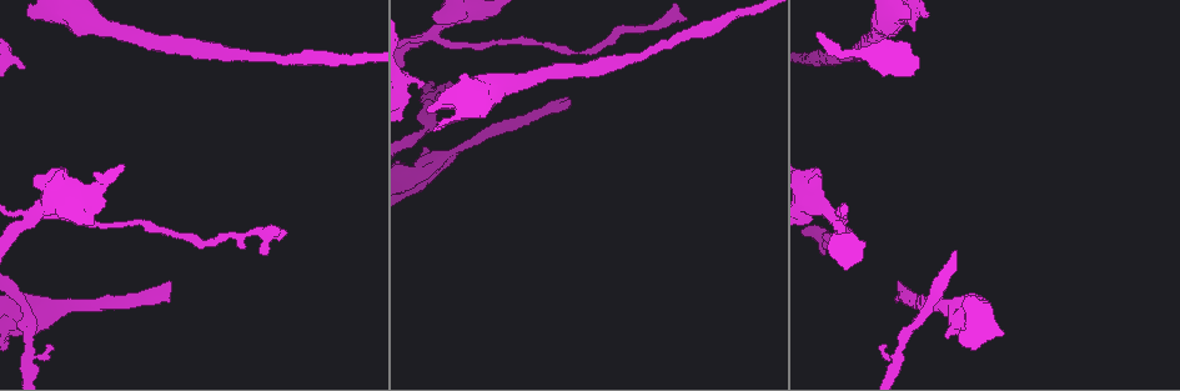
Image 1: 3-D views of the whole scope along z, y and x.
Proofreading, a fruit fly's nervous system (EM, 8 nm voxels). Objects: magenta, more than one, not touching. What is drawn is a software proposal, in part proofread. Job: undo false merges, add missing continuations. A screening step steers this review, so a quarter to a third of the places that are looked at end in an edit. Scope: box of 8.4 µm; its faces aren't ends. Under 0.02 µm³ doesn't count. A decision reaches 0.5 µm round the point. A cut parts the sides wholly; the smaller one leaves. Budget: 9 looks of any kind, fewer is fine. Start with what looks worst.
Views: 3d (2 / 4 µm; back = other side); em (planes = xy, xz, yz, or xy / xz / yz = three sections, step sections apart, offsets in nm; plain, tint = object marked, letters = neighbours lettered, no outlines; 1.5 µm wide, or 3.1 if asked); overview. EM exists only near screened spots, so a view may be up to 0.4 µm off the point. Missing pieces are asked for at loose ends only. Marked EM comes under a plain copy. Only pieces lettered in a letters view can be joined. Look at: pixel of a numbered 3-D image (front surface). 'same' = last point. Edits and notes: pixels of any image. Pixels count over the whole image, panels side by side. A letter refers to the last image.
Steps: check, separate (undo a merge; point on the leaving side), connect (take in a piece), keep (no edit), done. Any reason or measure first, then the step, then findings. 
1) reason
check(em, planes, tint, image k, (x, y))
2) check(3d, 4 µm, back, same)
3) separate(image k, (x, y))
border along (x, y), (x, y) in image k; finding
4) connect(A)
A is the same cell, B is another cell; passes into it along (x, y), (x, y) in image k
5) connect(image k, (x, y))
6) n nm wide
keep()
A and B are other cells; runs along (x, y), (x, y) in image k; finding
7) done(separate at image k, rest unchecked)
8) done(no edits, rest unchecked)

check(em, planes, tint, image 1, (18, 68))

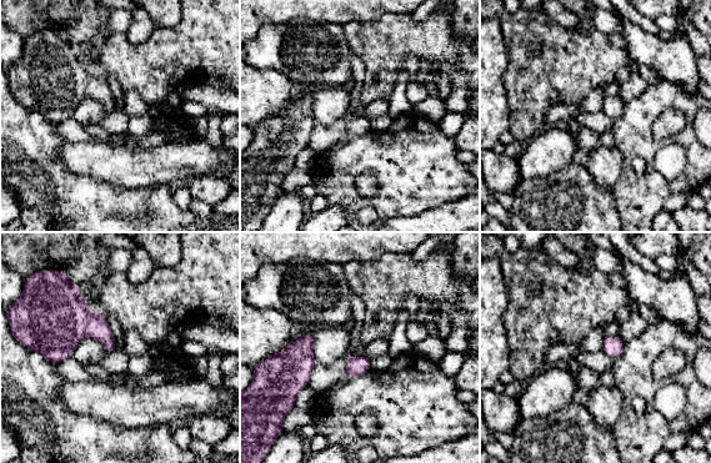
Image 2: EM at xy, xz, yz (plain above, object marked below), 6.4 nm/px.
what lies round it
check(em, planes, letters, same)

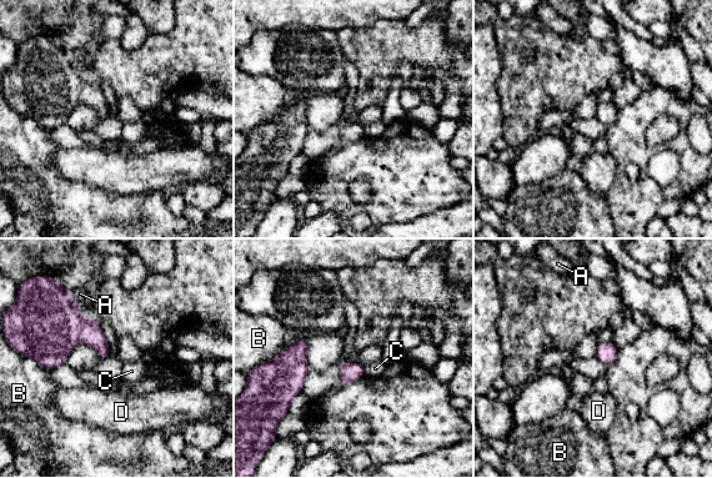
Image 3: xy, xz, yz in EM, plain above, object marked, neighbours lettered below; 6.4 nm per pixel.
keep()
A, B, C and D are other cells; border along (362, 366), (365, 375) in image 3; no lettered piece goes on from it

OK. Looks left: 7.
abrupt turn
check(3d, 2 µm, image 1, (438, 32))

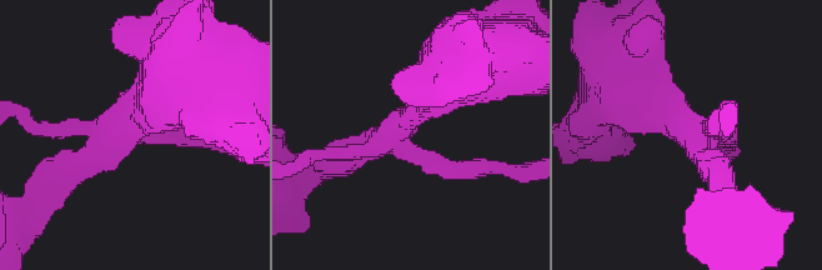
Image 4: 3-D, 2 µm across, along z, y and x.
4 arms
check(em, planes, tint, image 4, (404, 127))

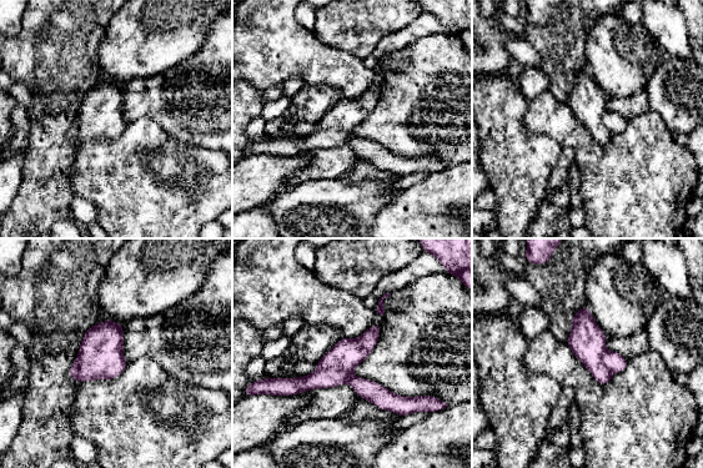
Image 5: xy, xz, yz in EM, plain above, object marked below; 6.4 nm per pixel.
see the neighbours
check(em, planes, letters, same)

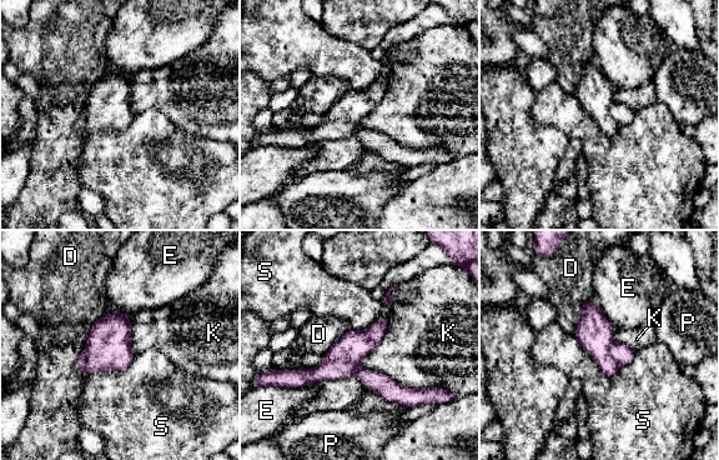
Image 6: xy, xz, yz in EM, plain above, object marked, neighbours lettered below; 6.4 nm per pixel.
separate(image 6, (372, 380))
D, E, K, P and S are other cells; the part that leaves runs along (288, 373), (358, 370), (395, 393), (421, 391) in image 6; a second neuron is stuck on

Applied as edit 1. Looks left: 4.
tapers out
check(3d, 2 µm, back, image 1, (450, 84))

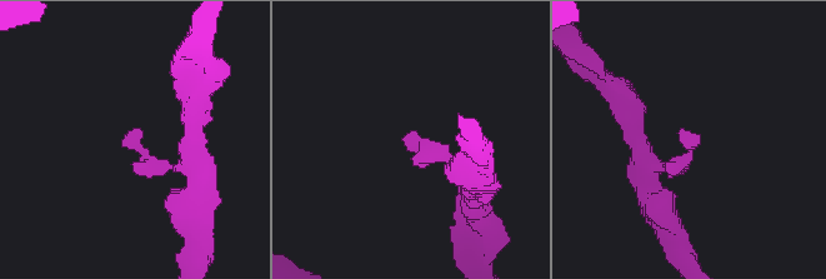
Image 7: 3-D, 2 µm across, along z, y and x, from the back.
need the tissue
check(em, xy, step 4, tint, image 7, (412, 145))

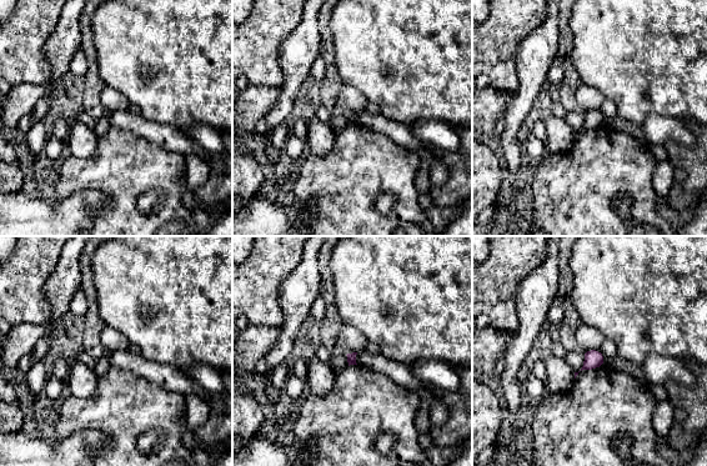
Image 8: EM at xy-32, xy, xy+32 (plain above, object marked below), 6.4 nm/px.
another direction
check(em, planes, letters, same)

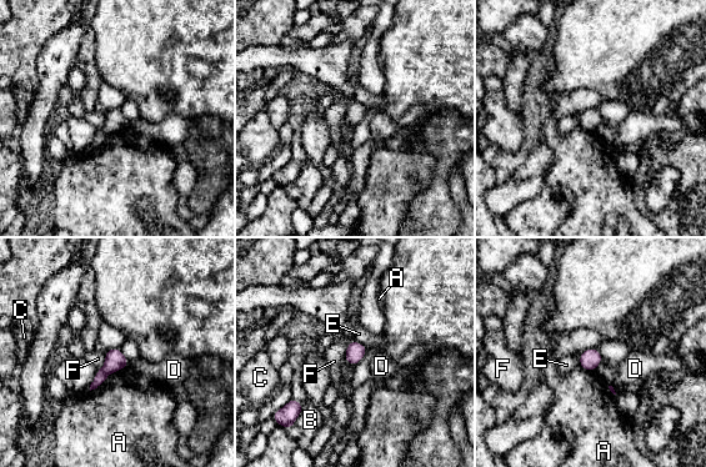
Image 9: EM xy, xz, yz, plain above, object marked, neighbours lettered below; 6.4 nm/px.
keep()
A, B, C, D, E and F are other cells; border along (129, 362), (125, 366) in image 9; no lettered piece goes on from it

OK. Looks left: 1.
done(separate at image 6, rest unchecked)

